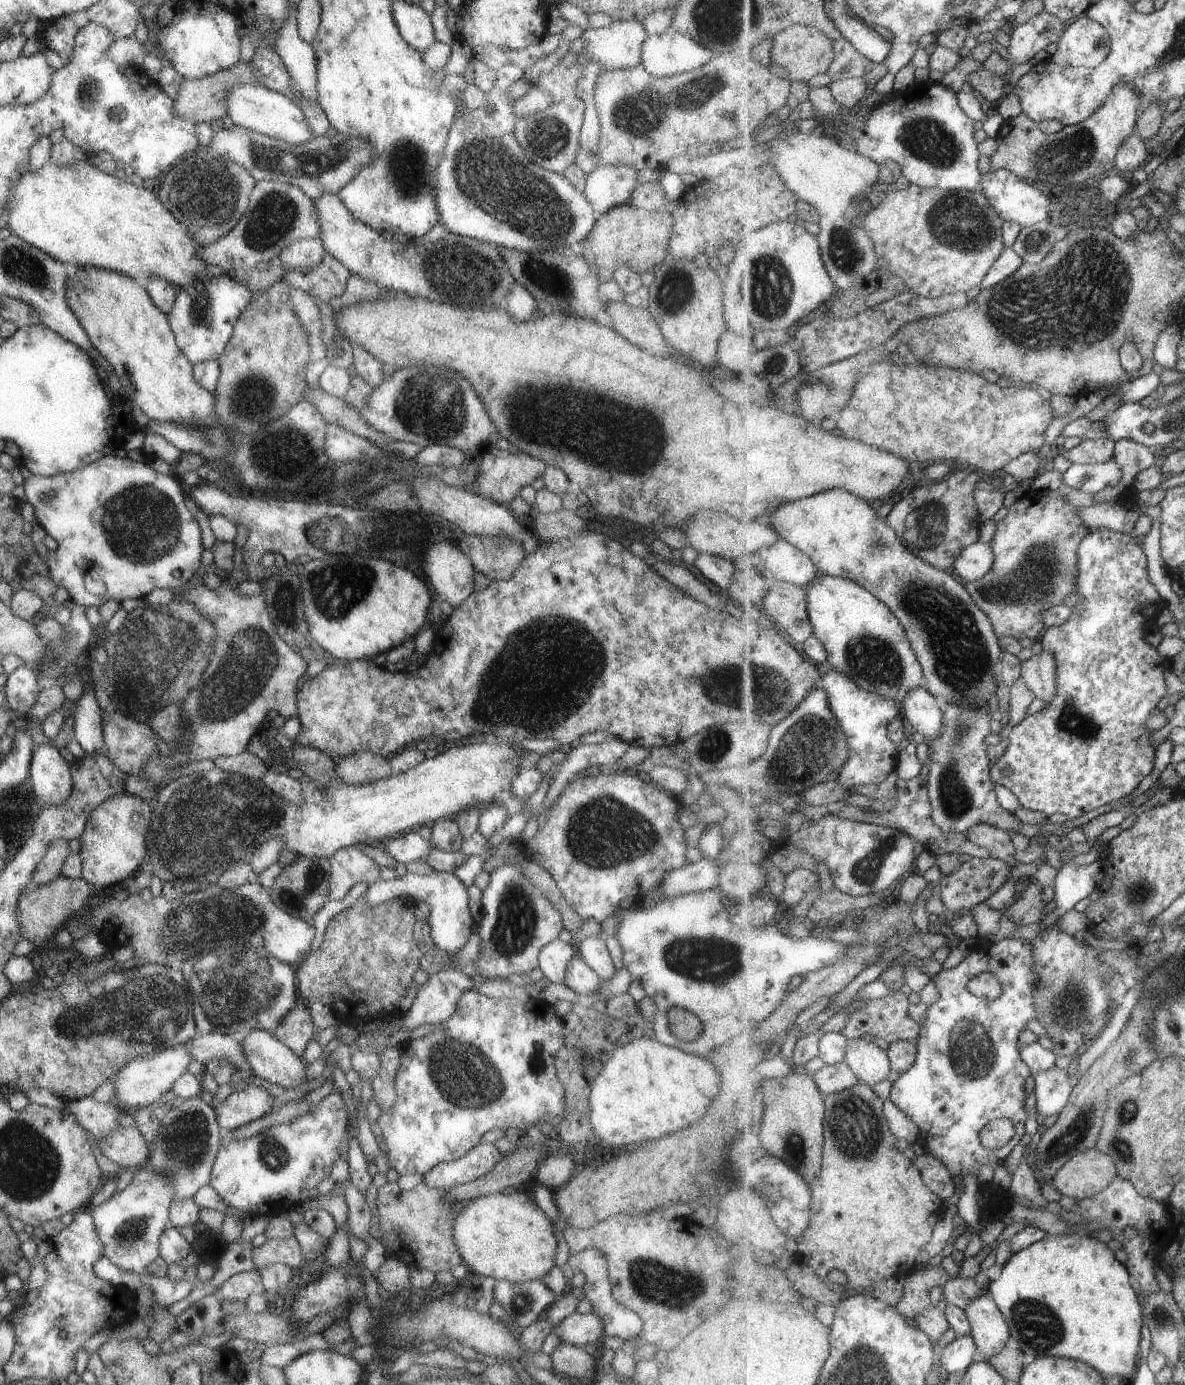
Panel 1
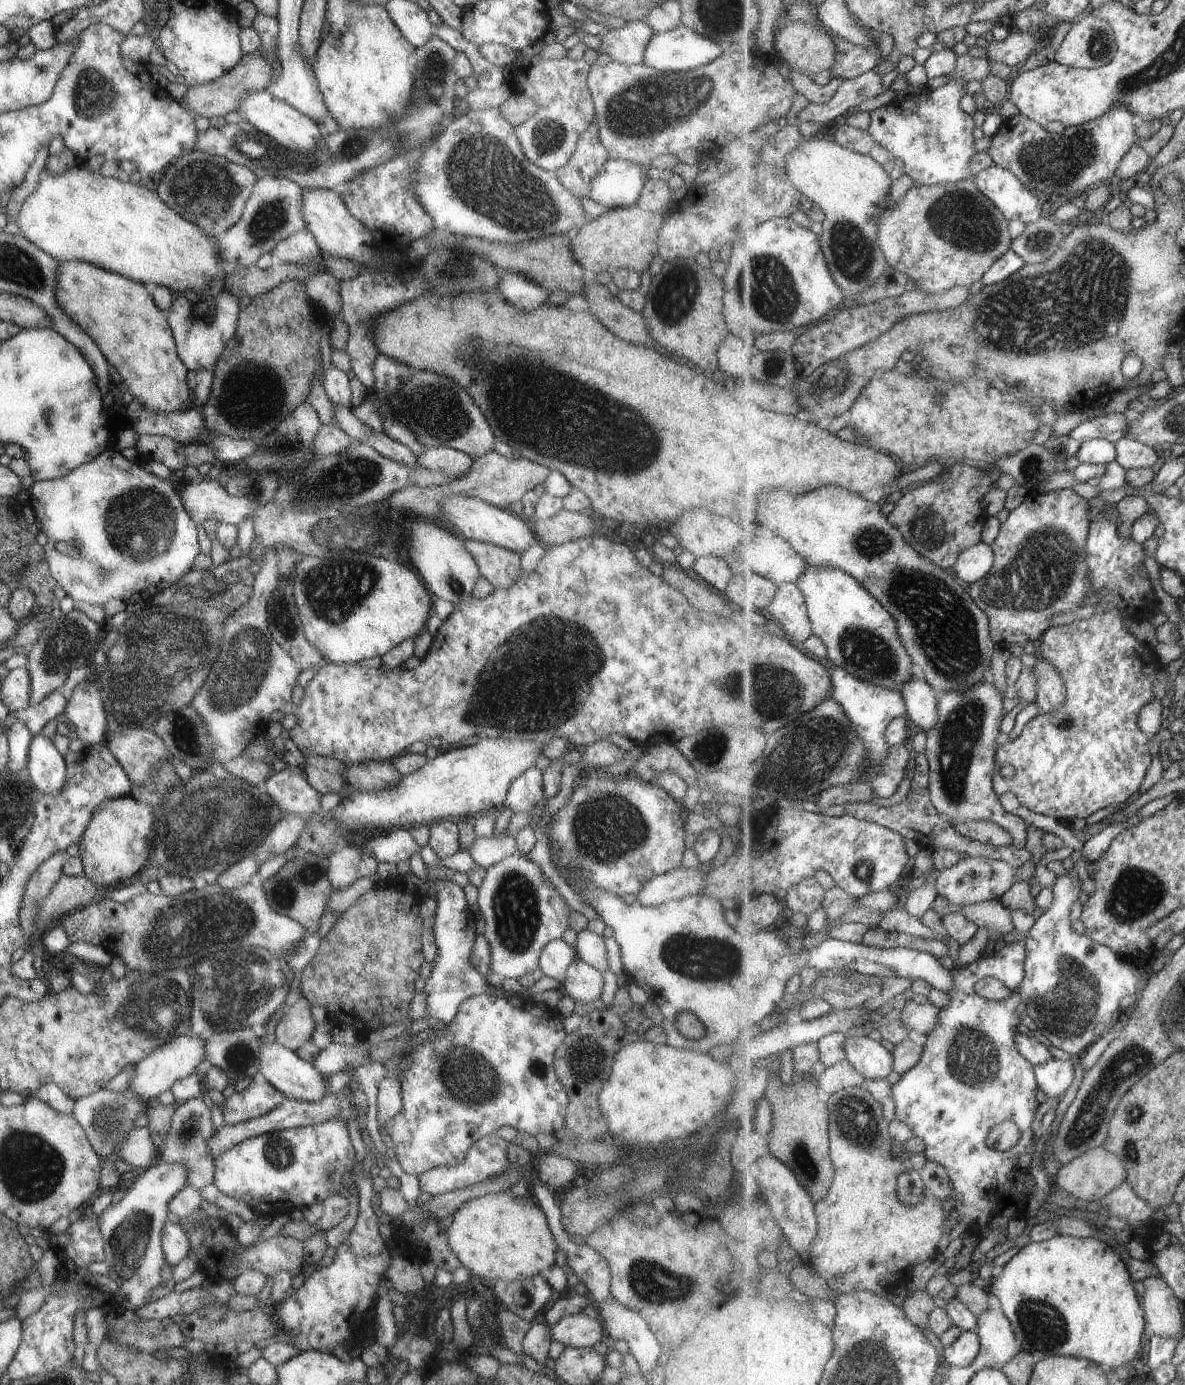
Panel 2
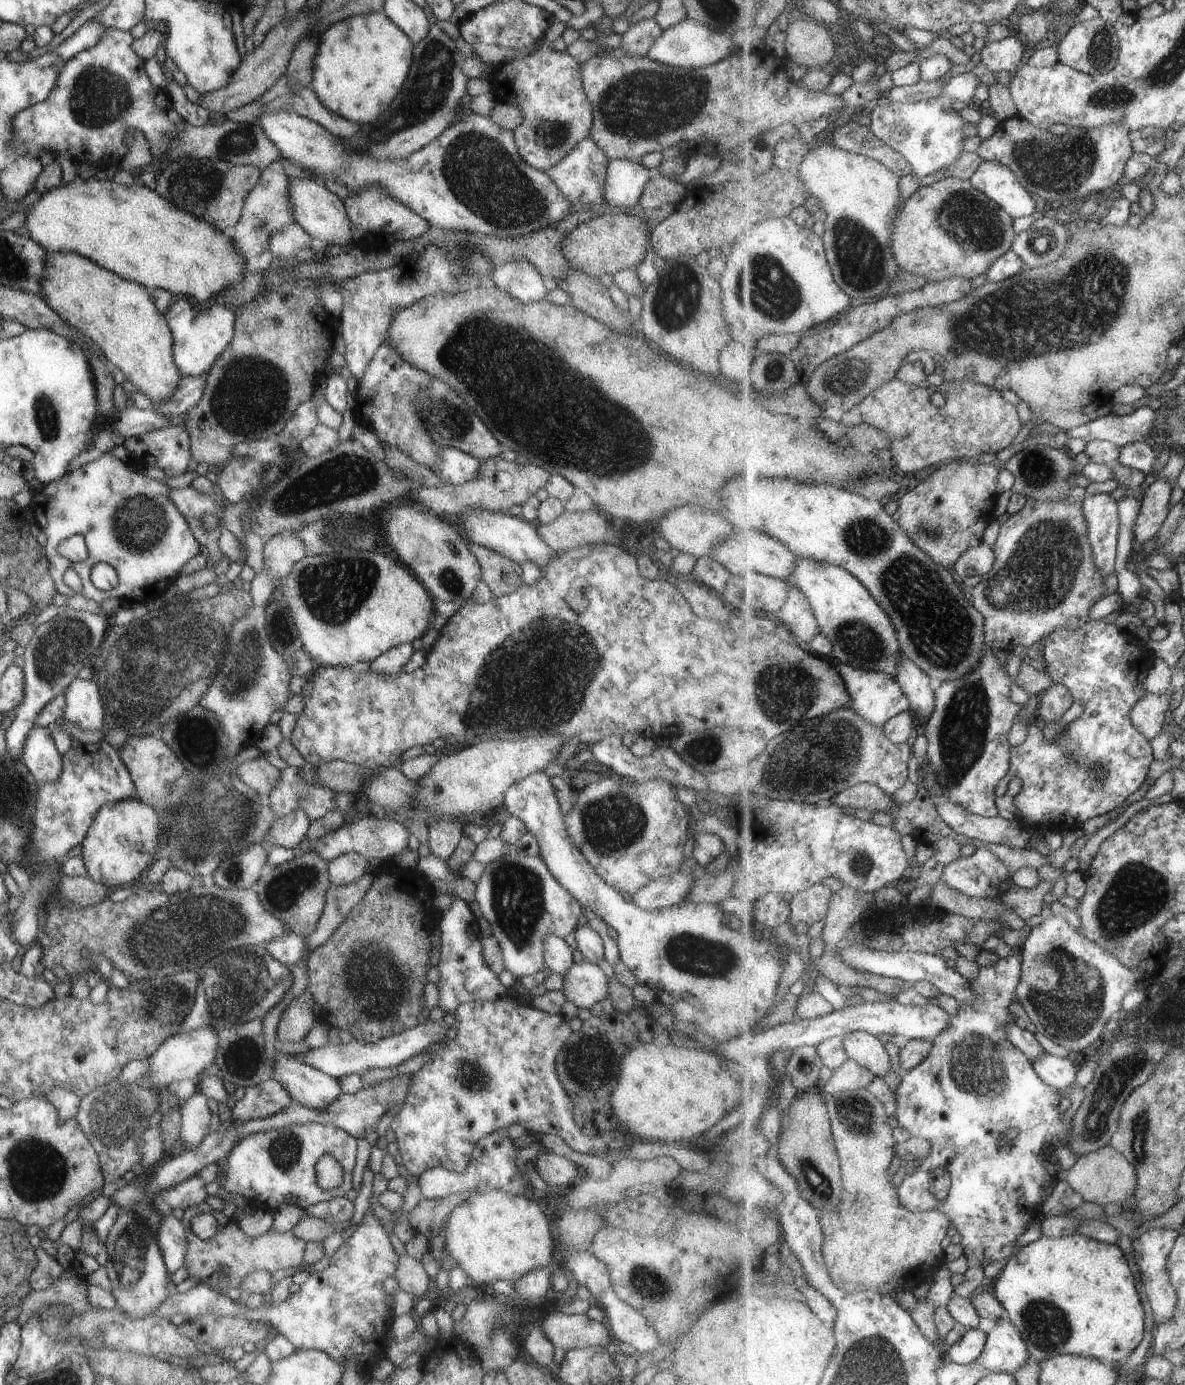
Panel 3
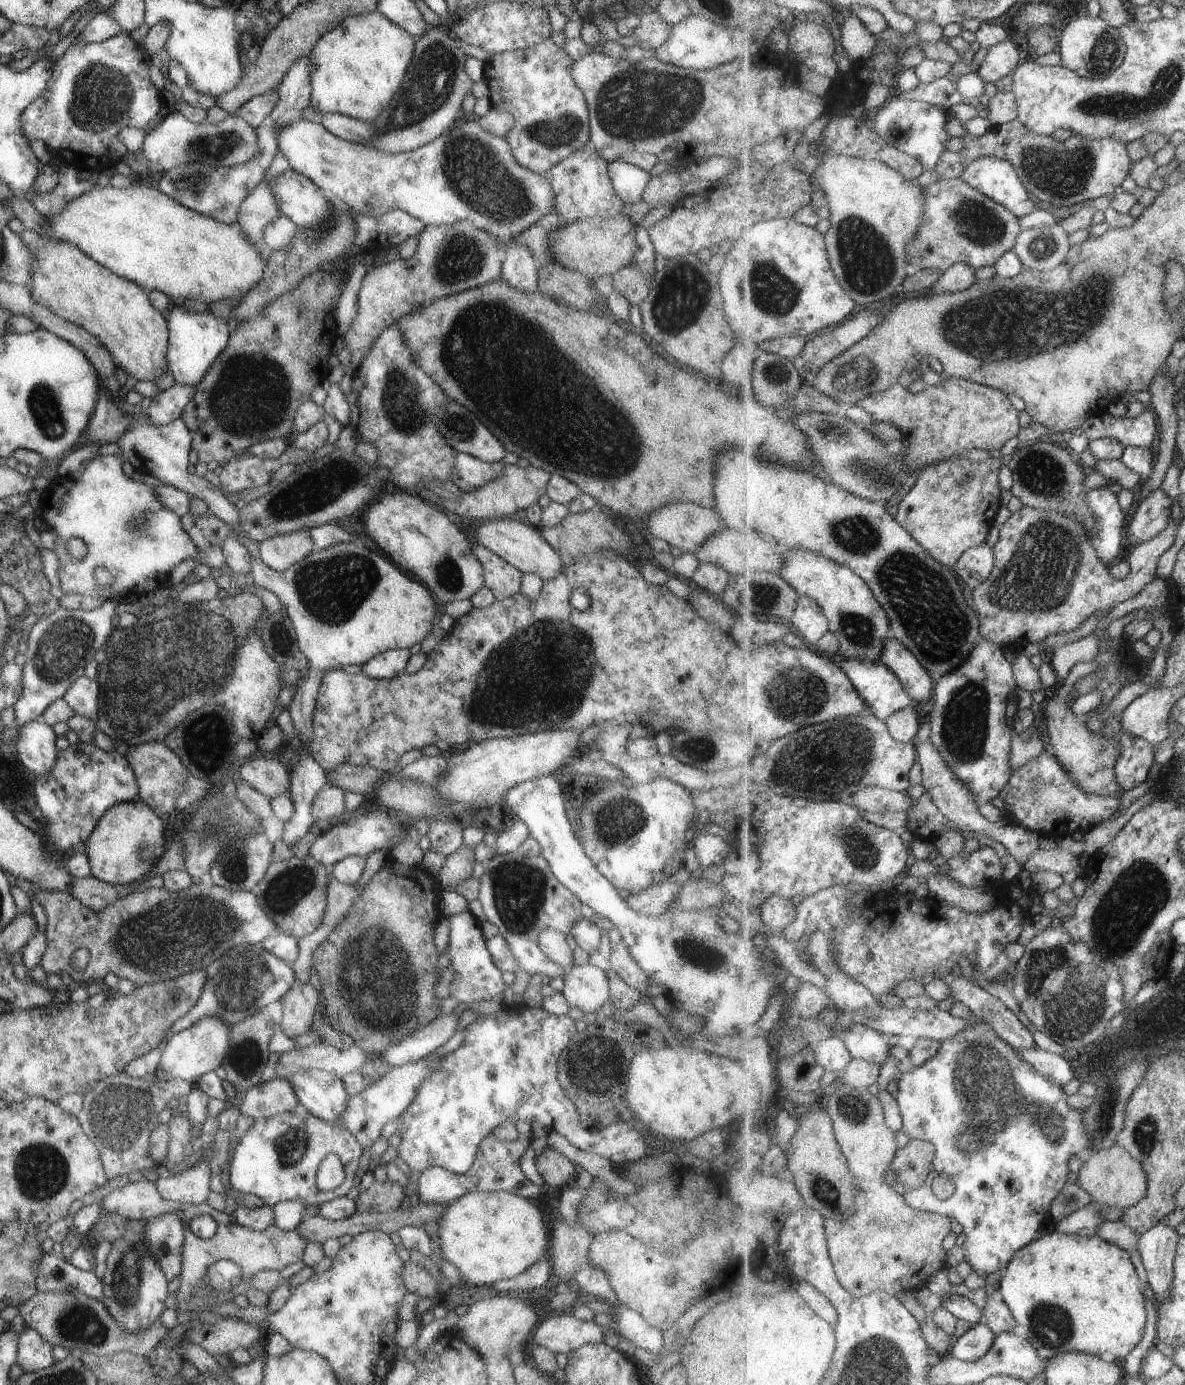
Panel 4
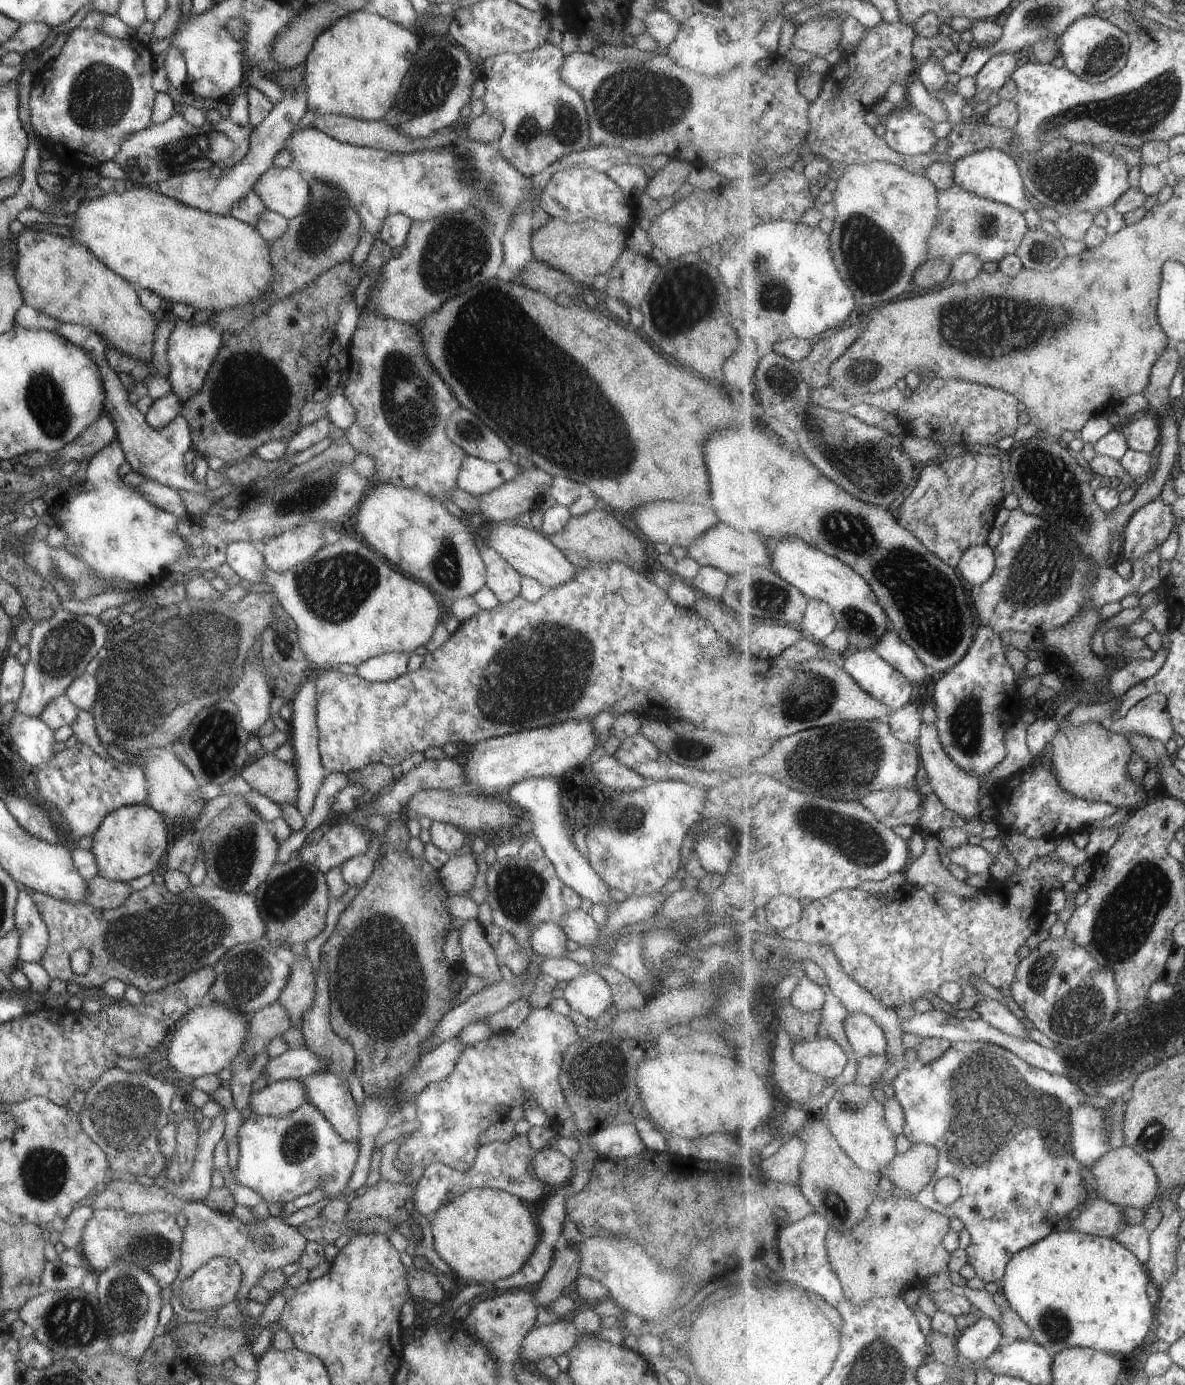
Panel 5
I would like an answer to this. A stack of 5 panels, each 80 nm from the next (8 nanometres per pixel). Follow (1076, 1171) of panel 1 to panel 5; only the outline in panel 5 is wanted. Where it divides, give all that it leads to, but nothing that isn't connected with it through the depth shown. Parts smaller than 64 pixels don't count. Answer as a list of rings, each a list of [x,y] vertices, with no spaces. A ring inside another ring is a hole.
[[[1127,1144],[1109,1151],[1095,1163],[1091,1171],[1098,1186],[1095,1195],[1113,1204],[1147,1209],[1160,1194],[1160,1180],[1156,1168],[1153,1168],[1150,1161]]]

